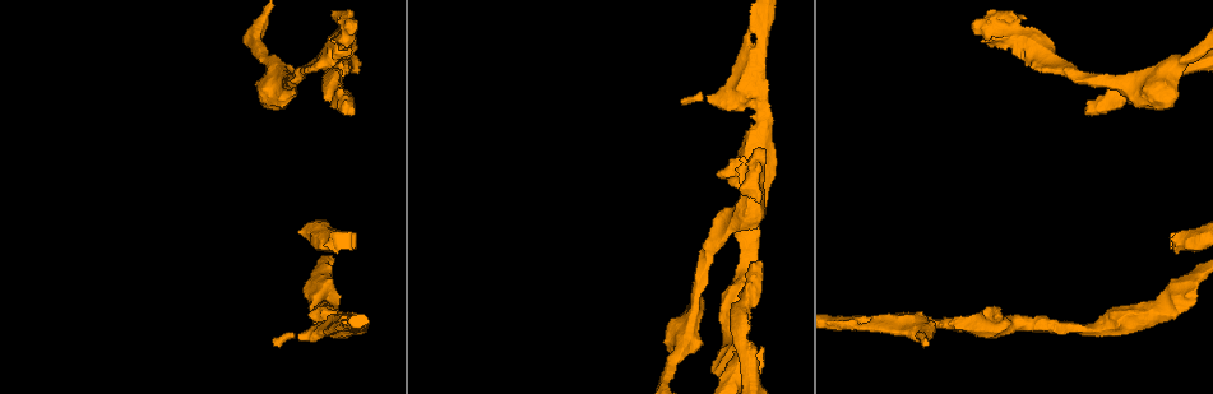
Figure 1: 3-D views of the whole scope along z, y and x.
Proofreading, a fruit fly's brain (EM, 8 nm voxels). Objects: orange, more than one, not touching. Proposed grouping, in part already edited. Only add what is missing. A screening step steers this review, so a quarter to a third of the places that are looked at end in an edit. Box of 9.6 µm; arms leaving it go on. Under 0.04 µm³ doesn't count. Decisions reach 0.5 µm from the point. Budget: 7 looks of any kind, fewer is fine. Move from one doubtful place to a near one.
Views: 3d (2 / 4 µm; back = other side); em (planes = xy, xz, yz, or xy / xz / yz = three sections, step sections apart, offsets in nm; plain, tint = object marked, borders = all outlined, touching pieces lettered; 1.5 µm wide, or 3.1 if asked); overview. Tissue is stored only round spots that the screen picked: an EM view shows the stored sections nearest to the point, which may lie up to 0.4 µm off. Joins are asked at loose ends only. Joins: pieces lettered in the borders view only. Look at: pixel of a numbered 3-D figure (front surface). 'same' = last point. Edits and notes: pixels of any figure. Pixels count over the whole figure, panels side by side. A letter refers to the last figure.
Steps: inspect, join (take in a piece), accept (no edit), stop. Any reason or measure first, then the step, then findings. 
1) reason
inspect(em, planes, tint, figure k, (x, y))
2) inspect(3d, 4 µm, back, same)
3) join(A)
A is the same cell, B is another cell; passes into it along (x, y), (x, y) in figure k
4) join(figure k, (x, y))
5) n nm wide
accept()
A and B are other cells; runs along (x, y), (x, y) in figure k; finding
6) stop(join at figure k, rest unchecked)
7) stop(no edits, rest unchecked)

free end
inspect(3d, 2 µm, figure 1, (310, 313))

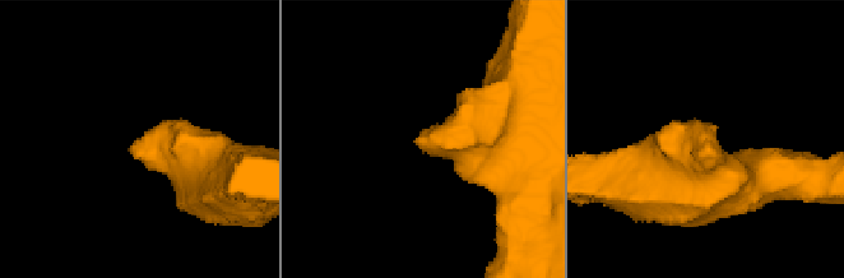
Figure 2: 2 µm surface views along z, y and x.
inspect(em, planes, tint, figure 2, (131, 147))

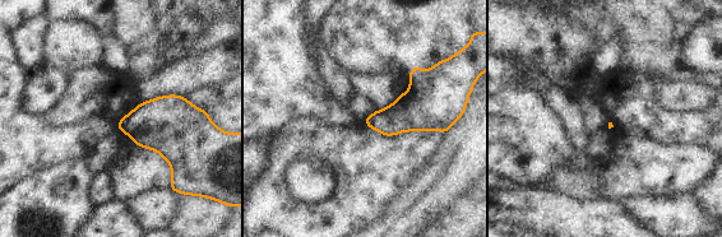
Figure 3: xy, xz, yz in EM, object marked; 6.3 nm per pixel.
inspect(em, planes, borders, same)

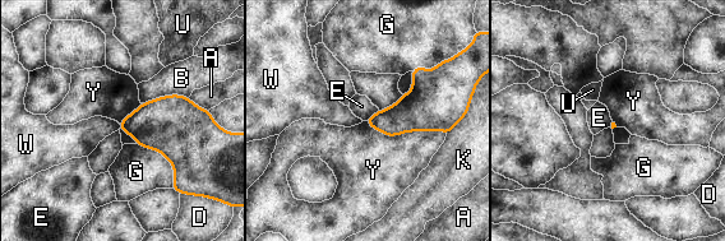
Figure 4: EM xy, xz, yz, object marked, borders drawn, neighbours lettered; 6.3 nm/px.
accept()
A, B, D, E, G, K, U, W and Y are other cells; border along (365, 121), (388, 135), (446, 135) in figure 4; none of them fits

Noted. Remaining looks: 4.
end of a long branch
inspect(em, planes, borders, figure 1, (1170, 247))

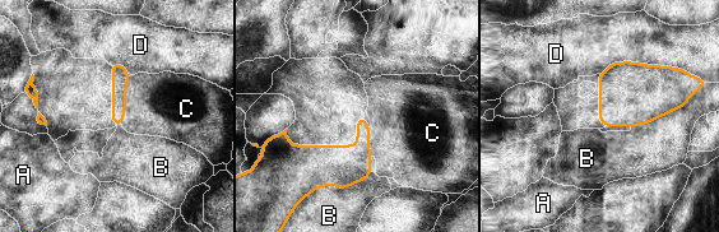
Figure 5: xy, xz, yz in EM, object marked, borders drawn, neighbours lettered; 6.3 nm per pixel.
D touches over 460 nm
join(C)
C is the same cell, A, B and D are other cells; passes into it along (120, 77), (124, 100), (162, 105) in figure 5; it goes on there

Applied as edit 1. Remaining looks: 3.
redraw
inspect(overview)

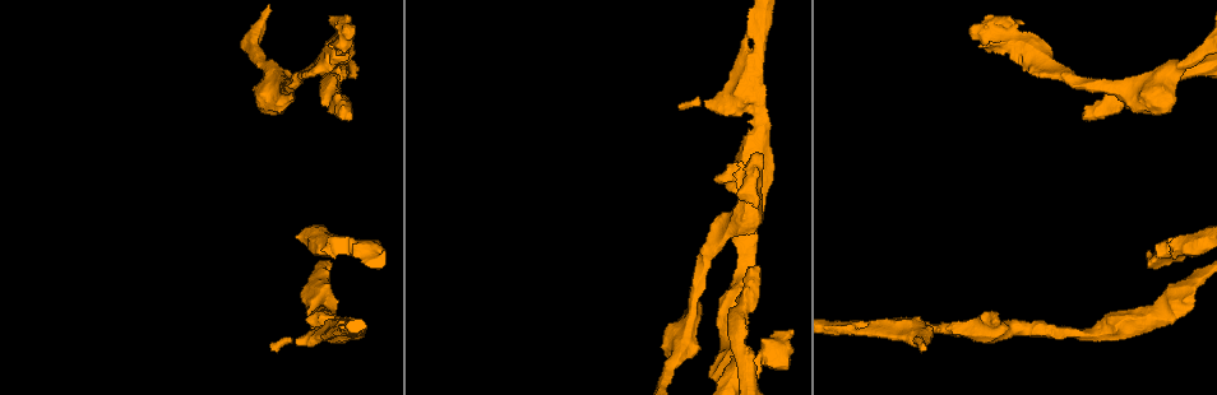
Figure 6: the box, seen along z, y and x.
an open end
inspect(em, planes, borders, figure 6, (923, 345))

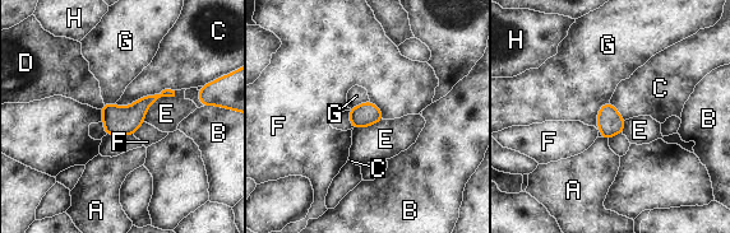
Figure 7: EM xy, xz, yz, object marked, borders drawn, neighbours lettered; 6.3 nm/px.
accept()
A, B, C, D, E, F, G and H are other cells; border along (174, 89), (115, 105) in figure 7; none of them fits

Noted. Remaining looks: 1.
stop(join at figure 5, rest unchecked)

